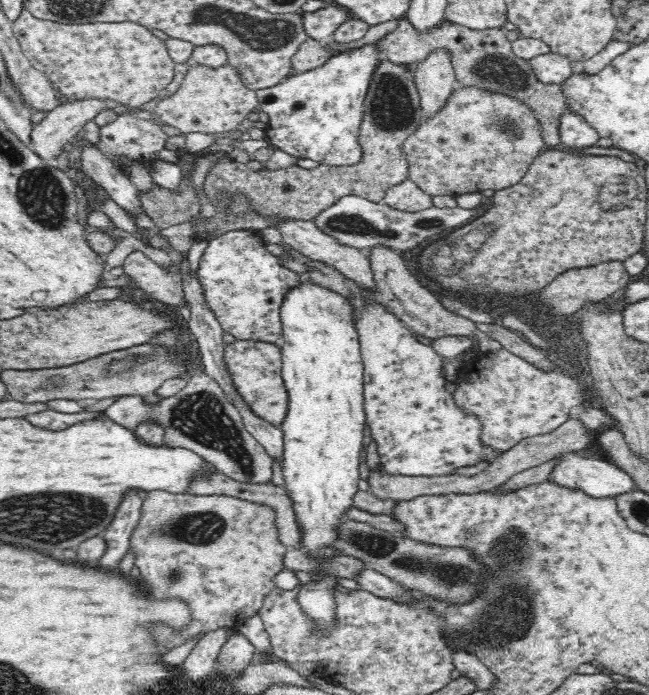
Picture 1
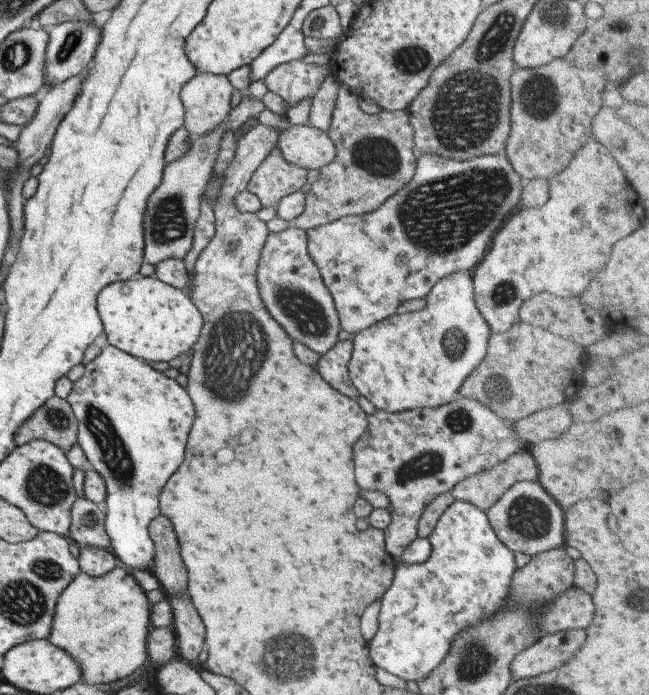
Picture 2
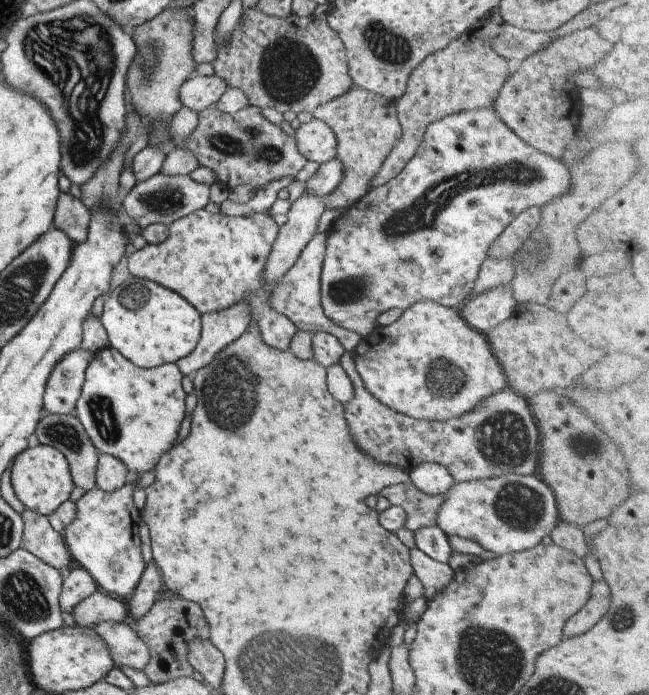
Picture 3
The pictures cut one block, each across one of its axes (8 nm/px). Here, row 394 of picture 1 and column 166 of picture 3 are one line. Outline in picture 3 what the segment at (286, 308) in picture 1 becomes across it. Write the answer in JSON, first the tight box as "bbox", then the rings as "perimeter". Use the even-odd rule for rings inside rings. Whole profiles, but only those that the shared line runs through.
{"bbox":[98,276,200,369],"perimeter":[[[133,276],[105,294],[98,321],[104,328],[108,346],[142,369],[183,358],[200,335],[200,314],[182,296],[156,282]]]}

